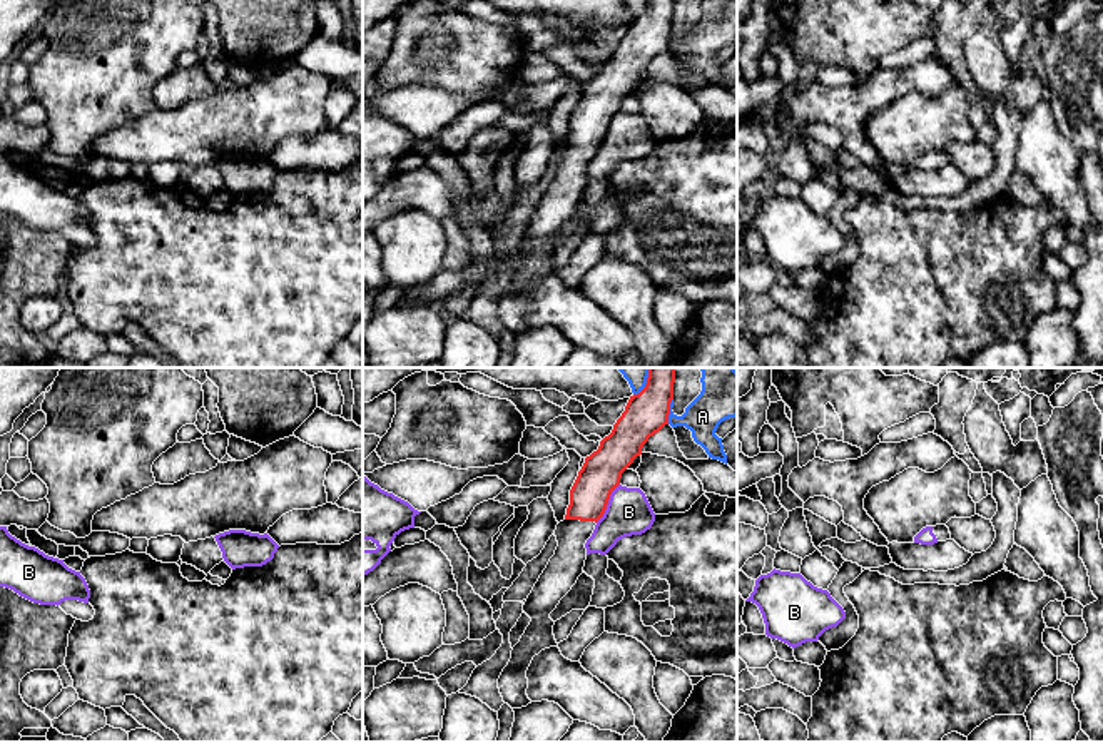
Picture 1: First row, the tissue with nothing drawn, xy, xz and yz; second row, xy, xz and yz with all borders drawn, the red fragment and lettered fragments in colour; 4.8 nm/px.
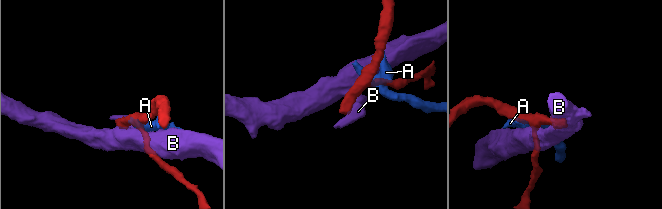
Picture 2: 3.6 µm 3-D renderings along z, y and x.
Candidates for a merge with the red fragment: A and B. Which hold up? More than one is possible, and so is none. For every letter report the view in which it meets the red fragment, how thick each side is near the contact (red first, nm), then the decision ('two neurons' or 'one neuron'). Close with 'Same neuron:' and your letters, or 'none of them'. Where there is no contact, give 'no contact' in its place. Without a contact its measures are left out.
A: meets red in xz; 200 nm thick on the red side, 200 nm on the other; two neurons
B: meets red in xz; 190 nm thick on the red side, 220 nm on the other; two neurons
Same neuron: none of them

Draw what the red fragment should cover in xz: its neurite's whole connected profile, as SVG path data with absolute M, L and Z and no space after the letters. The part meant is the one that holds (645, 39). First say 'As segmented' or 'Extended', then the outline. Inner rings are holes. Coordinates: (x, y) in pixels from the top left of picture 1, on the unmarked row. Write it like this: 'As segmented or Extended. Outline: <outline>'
Extended. Outline: M648 0L645 13L630 22L625 37L597 77L585 84L570 115L565 145L557 150L558 172L528 221L523 237L531 244L498 304L503 328L511 334L531 329L526 296L535 281L557 272L550 239L583 199L587 174L622 99L642 80L650 62L668 50L675 0Z

